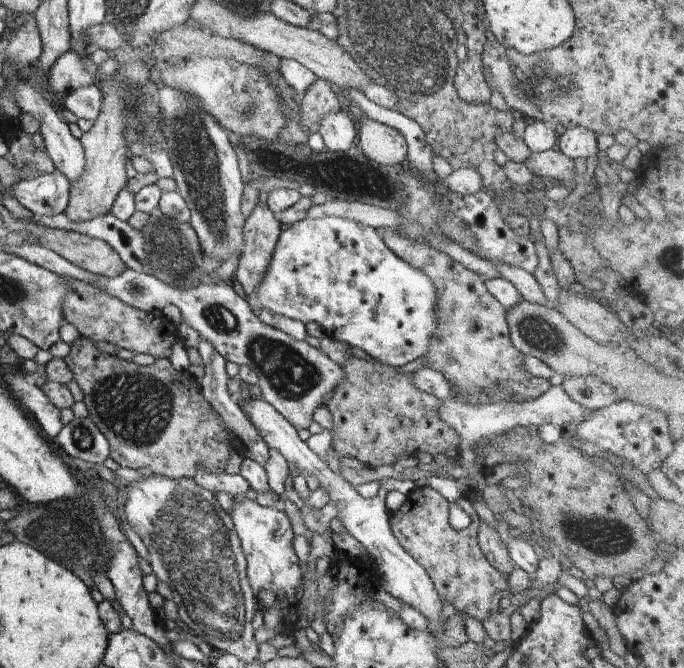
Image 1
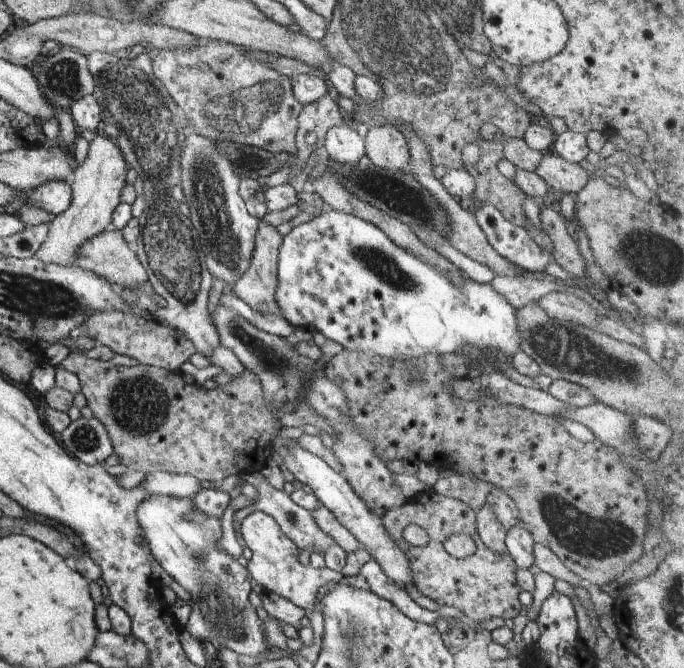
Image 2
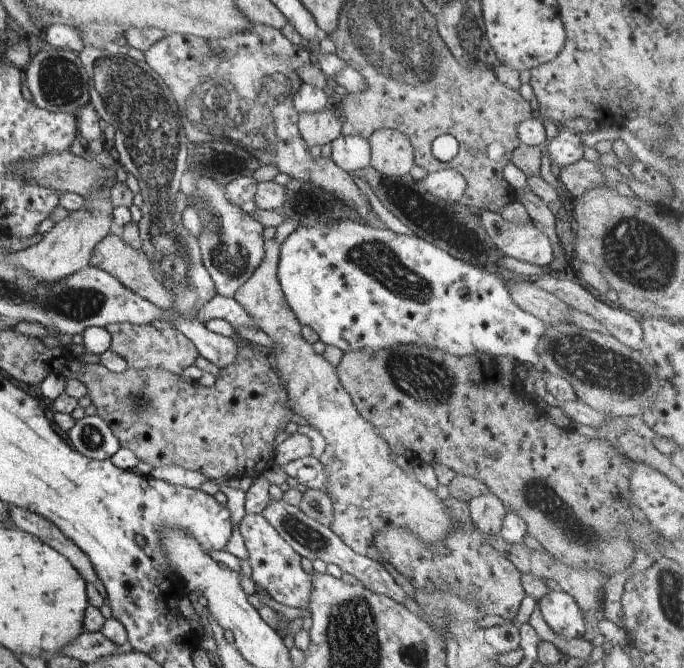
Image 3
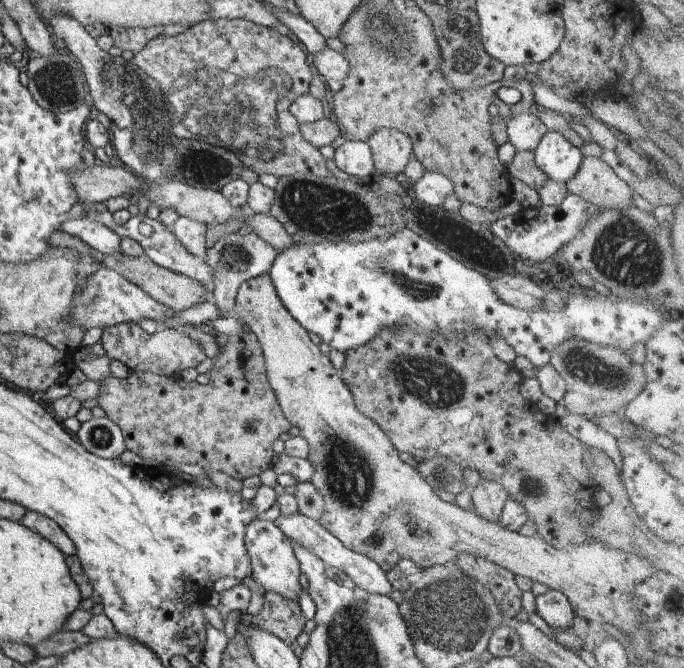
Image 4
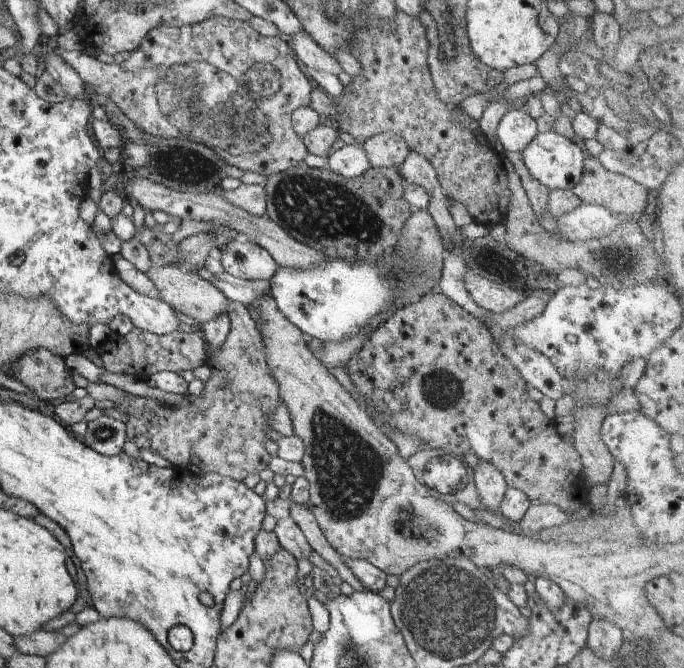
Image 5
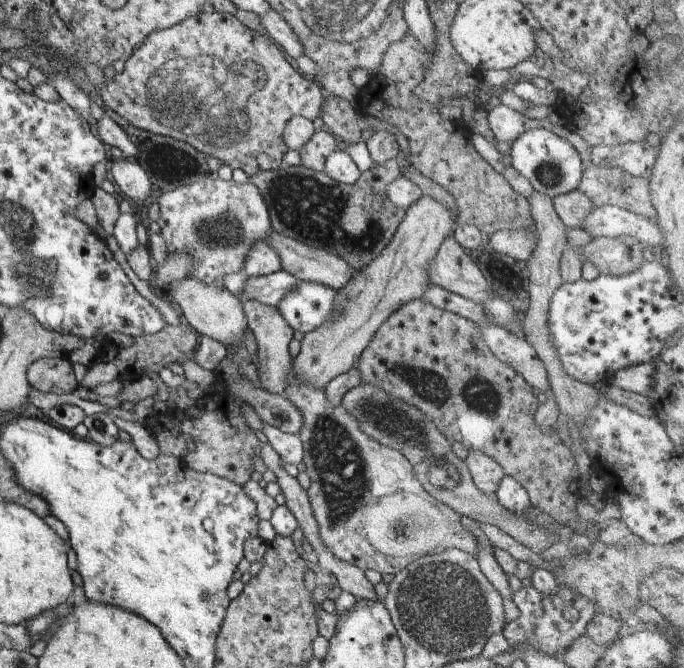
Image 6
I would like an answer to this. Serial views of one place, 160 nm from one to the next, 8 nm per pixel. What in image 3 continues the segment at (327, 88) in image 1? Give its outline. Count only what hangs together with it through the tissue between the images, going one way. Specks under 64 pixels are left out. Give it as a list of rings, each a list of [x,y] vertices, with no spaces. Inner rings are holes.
[[[326,107],[321,111],[299,115],[299,131],[310,149],[312,146],[330,144],[341,135],[343,124],[334,113],[334,110]]]

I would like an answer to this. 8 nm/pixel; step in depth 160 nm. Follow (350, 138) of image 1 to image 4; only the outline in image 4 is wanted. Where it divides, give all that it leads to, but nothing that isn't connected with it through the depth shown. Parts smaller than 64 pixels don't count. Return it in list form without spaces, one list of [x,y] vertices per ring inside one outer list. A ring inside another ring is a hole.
[[[345,141],[335,148],[332,160],[340,170],[358,178],[370,175],[375,168],[373,154],[367,141]]]

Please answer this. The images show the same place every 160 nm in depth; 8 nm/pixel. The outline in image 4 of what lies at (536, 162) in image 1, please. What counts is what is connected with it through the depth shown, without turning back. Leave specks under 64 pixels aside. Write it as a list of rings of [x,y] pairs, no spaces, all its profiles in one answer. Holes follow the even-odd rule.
[[[584,157],[578,172],[566,182],[570,193],[585,200],[593,209],[623,209],[632,205],[633,190],[630,185],[620,179],[614,170],[602,159]]]

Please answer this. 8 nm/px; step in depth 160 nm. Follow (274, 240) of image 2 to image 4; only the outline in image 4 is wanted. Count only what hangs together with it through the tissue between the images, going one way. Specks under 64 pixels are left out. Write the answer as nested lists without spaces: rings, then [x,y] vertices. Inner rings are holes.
[[[269,273],[242,283],[233,308],[236,316],[257,336],[268,368],[270,386],[284,416],[290,424],[300,428],[299,435],[311,446],[307,458],[315,471],[310,481],[322,493],[325,502],[325,513],[319,520],[320,524],[347,549],[371,558],[386,573],[403,558],[412,560],[420,570],[425,570],[434,565],[453,564],[458,554],[470,553],[491,560],[516,575],[547,584],[550,589],[561,590],[567,596],[573,614],[579,618],[613,622],[623,634],[634,632],[638,618],[636,612],[630,612],[630,608],[633,608],[631,594],[636,583],[652,574],[652,569],[641,558],[594,541],[554,548],[538,535],[527,537],[507,531],[500,524],[488,522],[472,511],[440,499],[430,484],[420,477],[418,470],[402,461],[389,436],[356,408],[340,371],[331,363],[329,355],[321,353],[318,345],[310,341],[308,331],[282,304]]]

